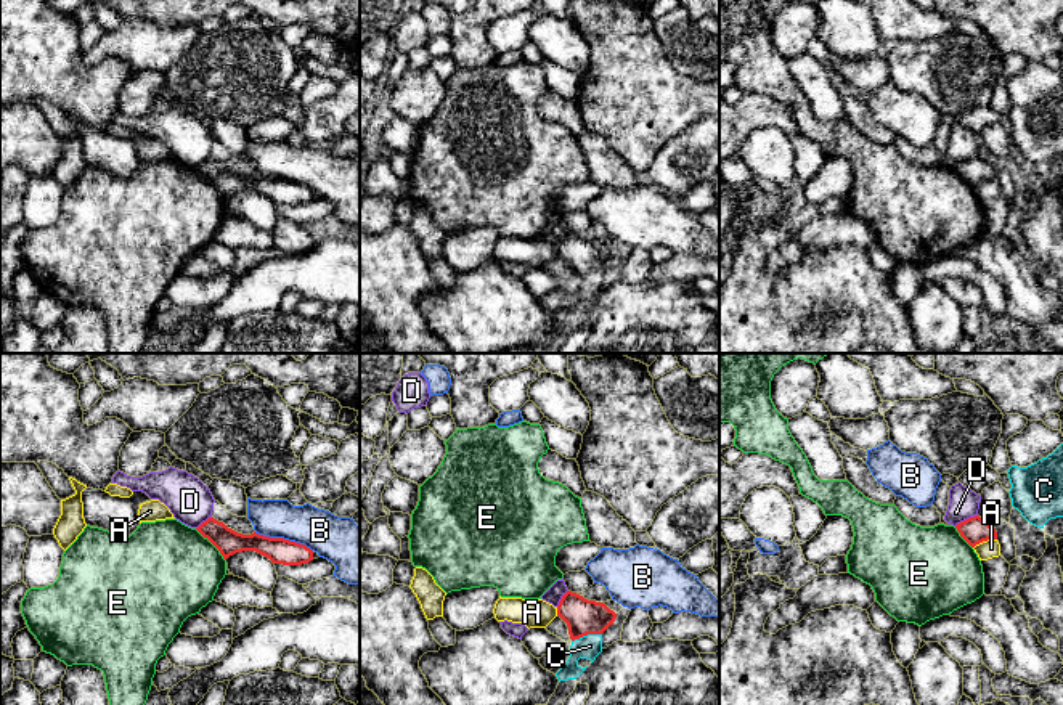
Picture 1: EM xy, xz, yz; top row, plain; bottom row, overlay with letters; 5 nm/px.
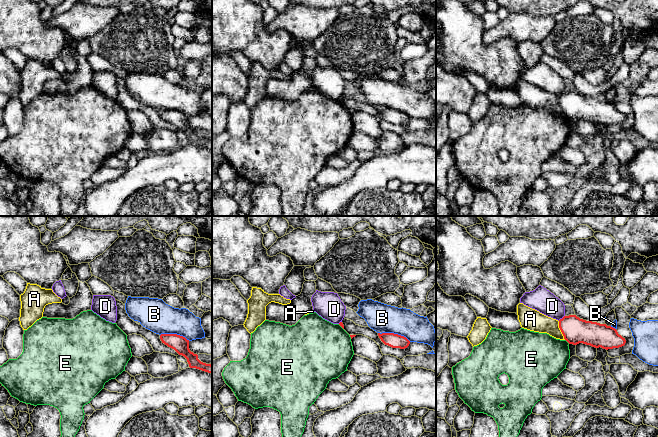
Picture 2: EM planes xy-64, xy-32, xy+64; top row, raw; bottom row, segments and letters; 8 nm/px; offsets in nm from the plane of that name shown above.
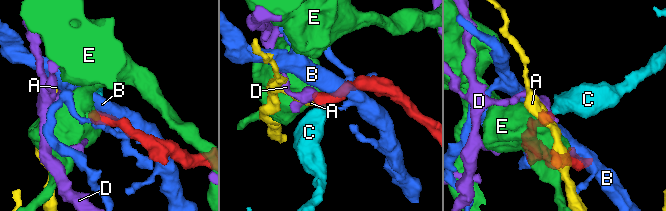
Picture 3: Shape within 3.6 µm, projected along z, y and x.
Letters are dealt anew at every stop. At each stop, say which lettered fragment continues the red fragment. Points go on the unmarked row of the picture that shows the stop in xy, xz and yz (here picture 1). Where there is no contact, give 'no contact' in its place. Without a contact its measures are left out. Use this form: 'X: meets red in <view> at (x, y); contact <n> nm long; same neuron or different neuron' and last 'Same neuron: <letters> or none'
A: meets red in yz at (985, 180); contact 130 nm long; different neuron
B: meets red in xy at (283, 179); contact 320 nm long; different neuron
C: meets red in xz at (586, 275); contact 160 nm long; same neuron
D: meets red in yz at (967, 159); contact 130 nm long; different neuron
E: meets red in xy at (212, 183); contact 220 nm long; different neuron
Same neuron: C

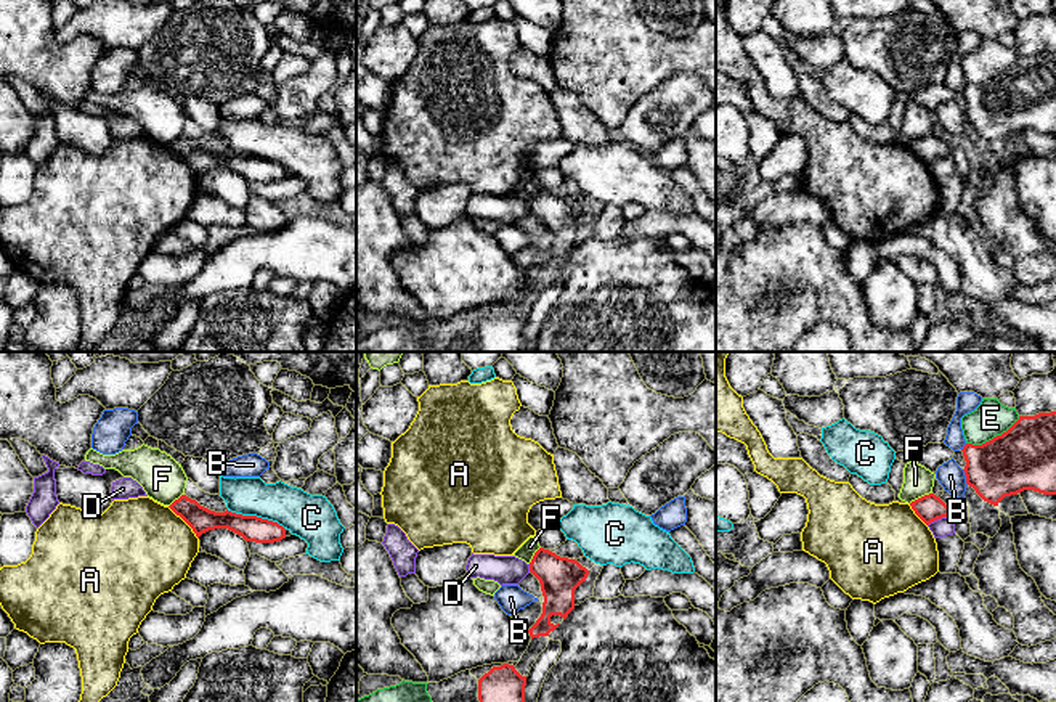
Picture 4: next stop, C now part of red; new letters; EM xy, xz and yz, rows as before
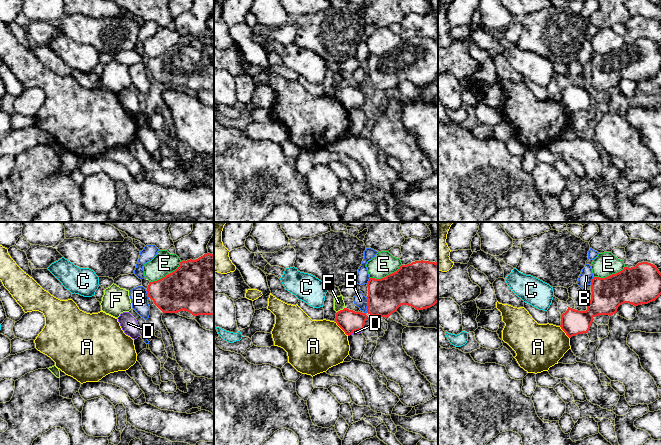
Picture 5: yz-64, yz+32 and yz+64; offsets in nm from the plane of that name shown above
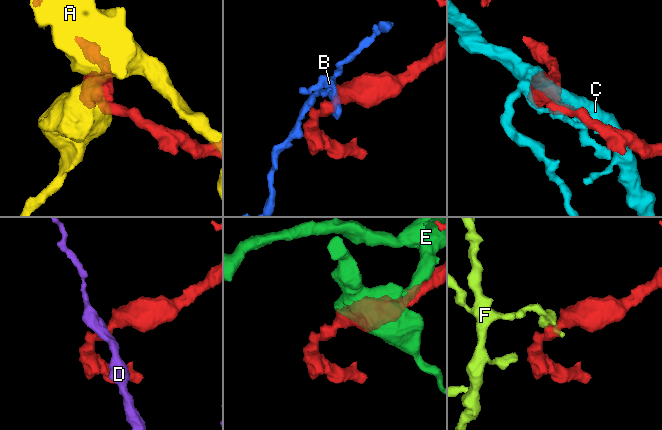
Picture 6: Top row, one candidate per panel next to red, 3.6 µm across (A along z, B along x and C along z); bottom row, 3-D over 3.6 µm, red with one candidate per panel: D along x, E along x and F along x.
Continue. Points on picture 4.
A: meets red in xy at (185, 161); contact 220 nm long; different neuron
B: meets red in yz at (966, 118); contact 90 nm long; different neuron
C: meets red in xy at (255, 156); contact 320 nm long; different neuron
D: meets red in yz at (939, 158); contact 130 nm long; different neuron
E: meets red in yz at (994, 77); contact 300 nm long; different neuron
F: meets red in yz at (921, 137); contact 130 nm long; different neuron
Same neuron: none

